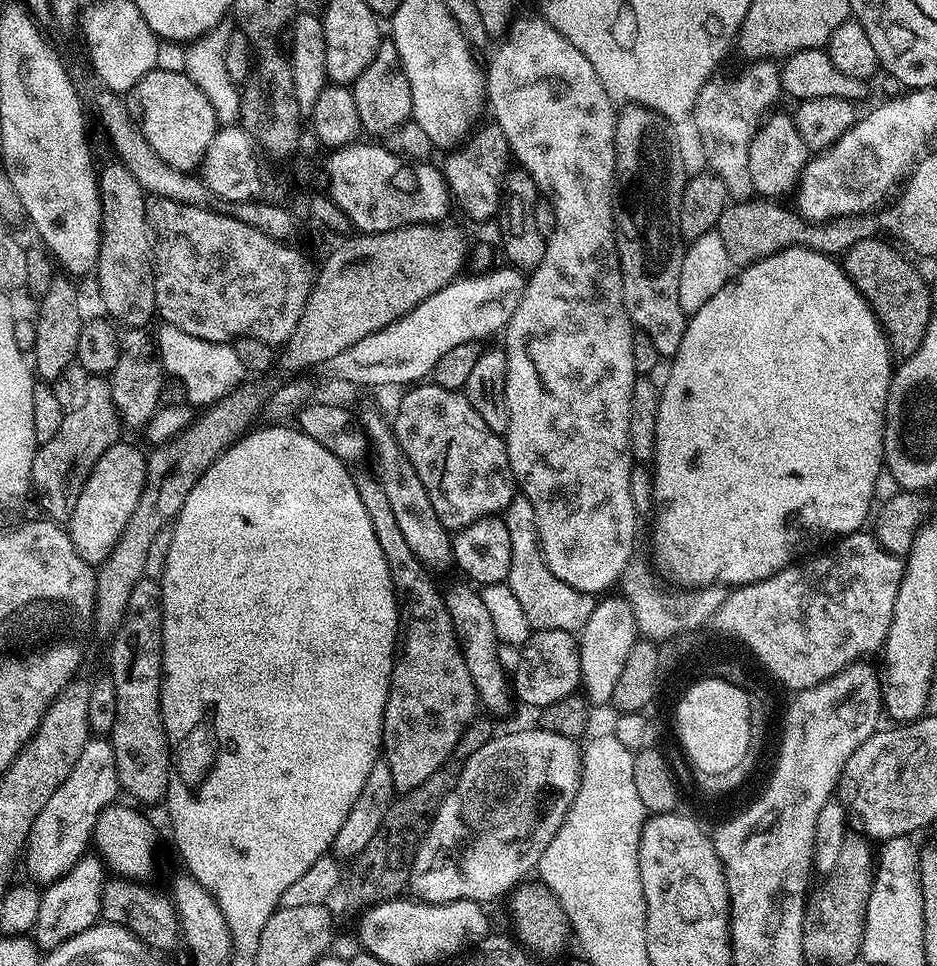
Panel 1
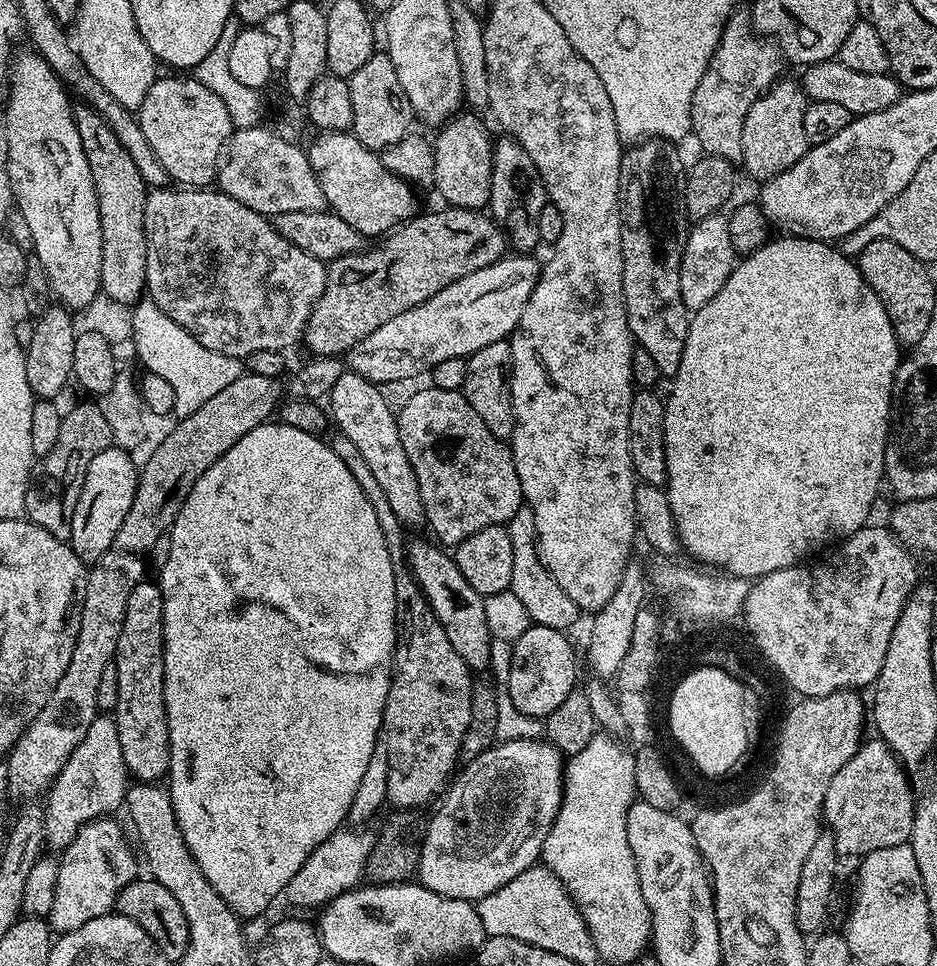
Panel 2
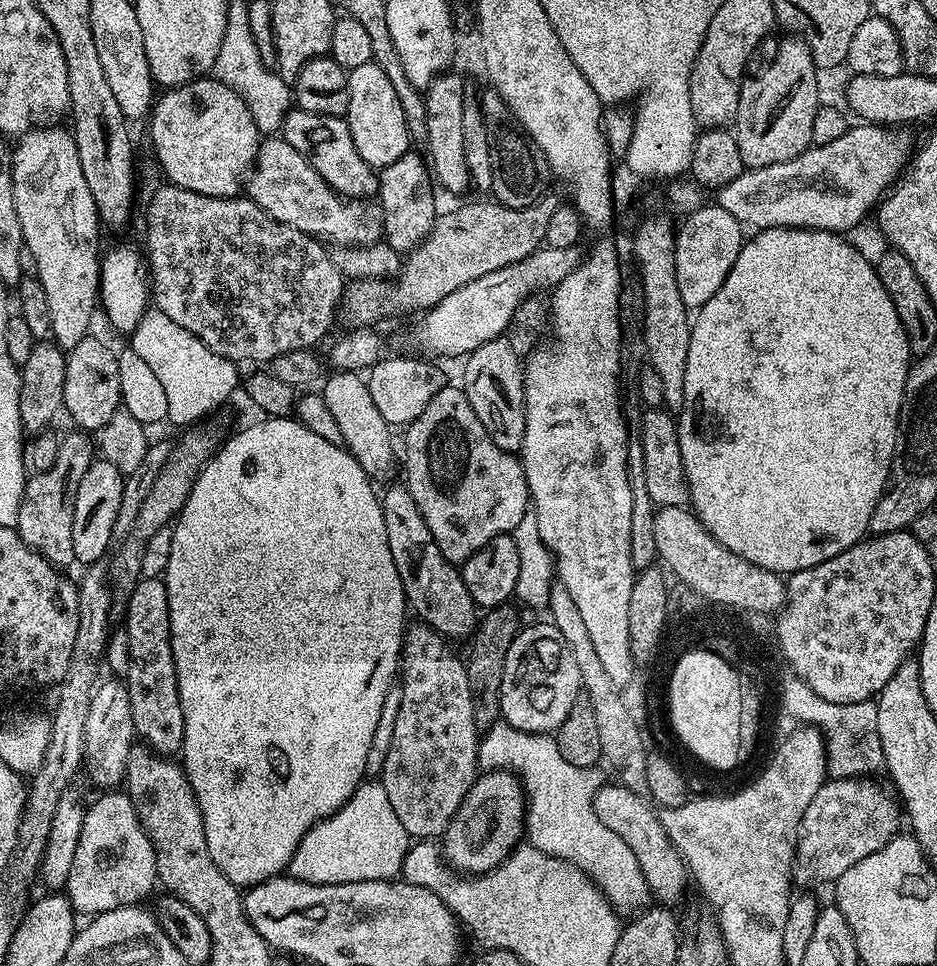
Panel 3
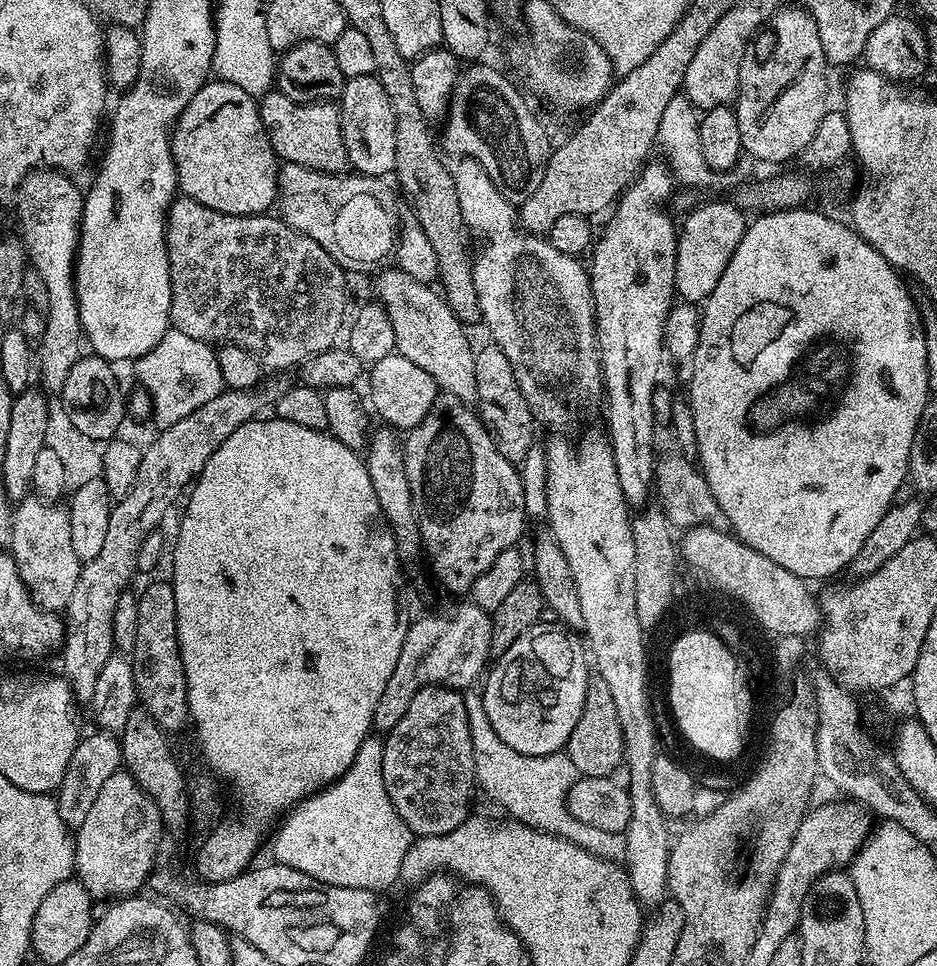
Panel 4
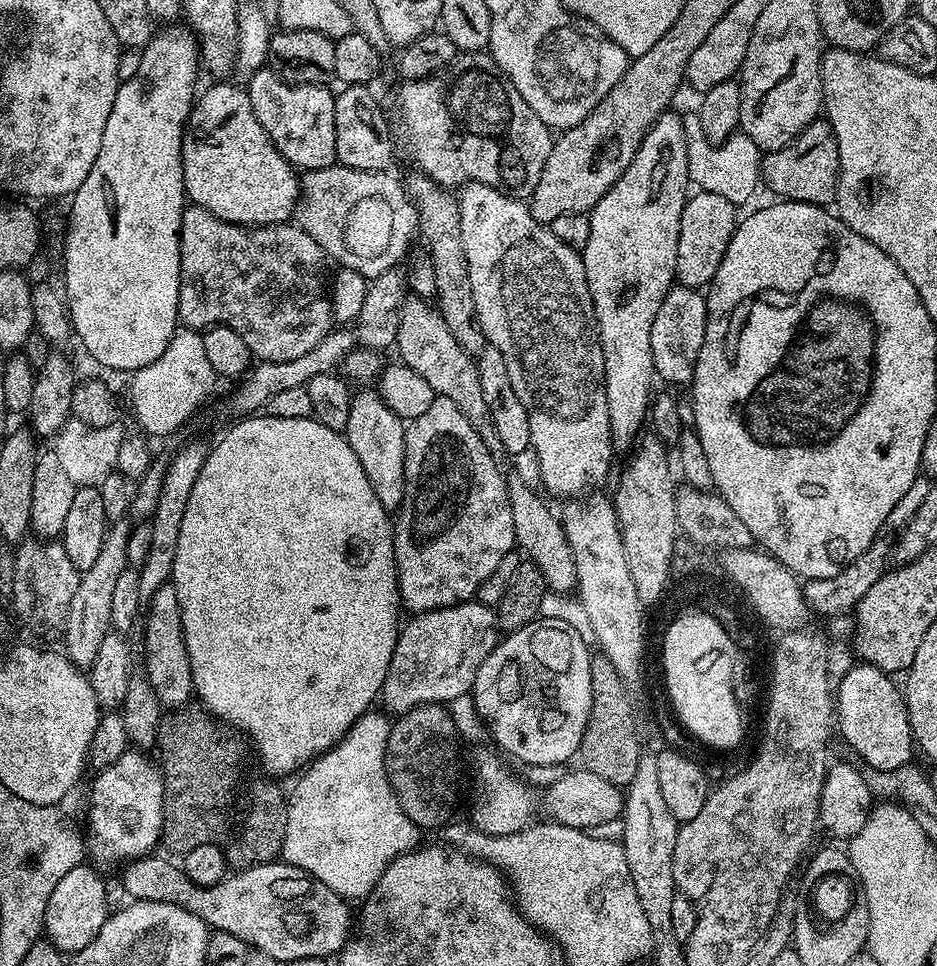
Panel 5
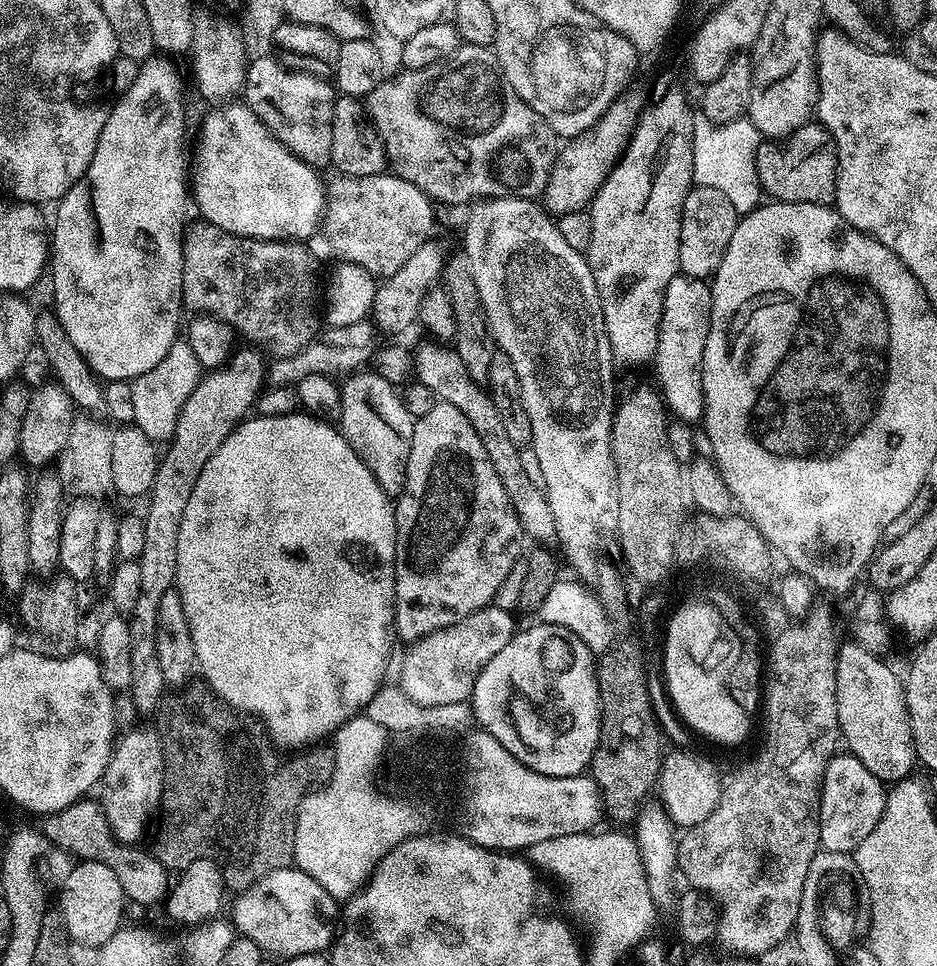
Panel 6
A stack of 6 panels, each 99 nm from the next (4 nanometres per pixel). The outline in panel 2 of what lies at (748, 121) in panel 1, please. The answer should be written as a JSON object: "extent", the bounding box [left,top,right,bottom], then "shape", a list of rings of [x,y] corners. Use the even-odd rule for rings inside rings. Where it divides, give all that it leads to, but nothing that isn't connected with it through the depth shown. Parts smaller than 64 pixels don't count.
{"extent":[691,11,786,161],"shape":[[[747,11],[733,12],[692,99],[691,135],[700,139],[707,155],[739,161],[742,154],[742,122],[746,122],[746,114],[756,99],[776,83],[783,73],[780,71],[784,64],[786,57],[781,45],[775,39],[765,38],[756,32]]]}

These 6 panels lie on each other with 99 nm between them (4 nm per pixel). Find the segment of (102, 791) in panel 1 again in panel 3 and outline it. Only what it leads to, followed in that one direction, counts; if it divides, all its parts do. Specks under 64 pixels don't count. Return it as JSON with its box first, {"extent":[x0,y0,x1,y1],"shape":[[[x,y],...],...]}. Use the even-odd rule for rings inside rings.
{"extent":[84,678,136,790],"shape":[[[120,678],[101,679],[90,698],[90,714],[86,714],[84,727],[84,759],[86,772],[97,784],[97,789],[112,790],[124,783],[126,758],[136,736],[134,714],[130,714],[130,694],[128,685]]]}

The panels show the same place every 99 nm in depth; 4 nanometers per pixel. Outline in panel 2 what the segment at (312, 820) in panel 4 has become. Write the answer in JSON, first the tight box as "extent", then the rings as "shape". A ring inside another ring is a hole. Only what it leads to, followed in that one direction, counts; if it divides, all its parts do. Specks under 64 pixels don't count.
{"extent":[283,830,374,909],"shape":[[[341,830],[326,838],[315,848],[302,862],[298,874],[290,878],[290,882],[284,887],[283,895],[296,908],[323,909],[334,898],[338,898],[344,892],[350,892],[365,879],[364,867],[372,853],[374,843],[373,833],[368,830]]]}

